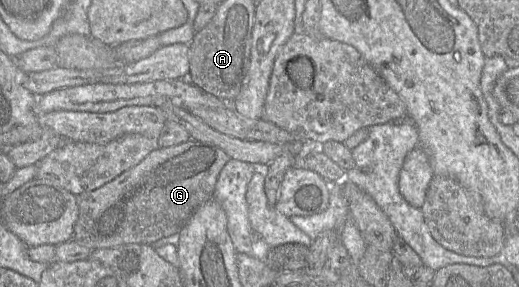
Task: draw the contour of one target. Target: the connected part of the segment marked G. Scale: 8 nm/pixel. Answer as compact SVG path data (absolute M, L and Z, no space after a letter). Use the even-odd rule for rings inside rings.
M193 138L169 147L154 149L137 165L92 191L77 196L78 217L73 238L91 250L116 247L128 243L151 245L153 242L179 233L194 211L213 199L219 174L230 157L219 147Z

